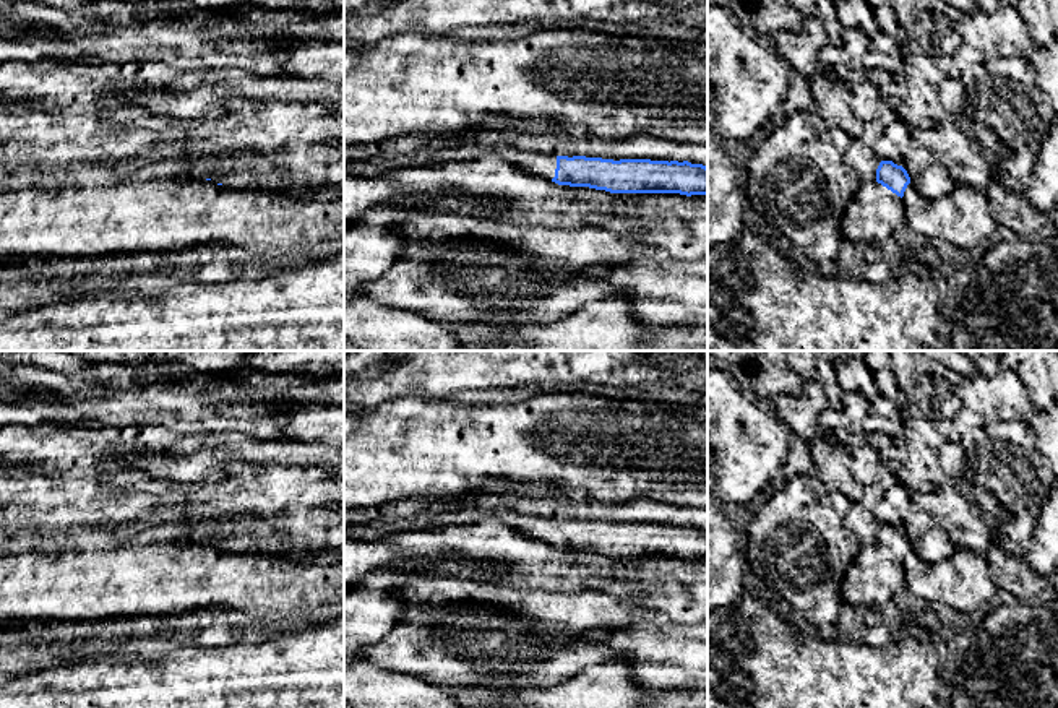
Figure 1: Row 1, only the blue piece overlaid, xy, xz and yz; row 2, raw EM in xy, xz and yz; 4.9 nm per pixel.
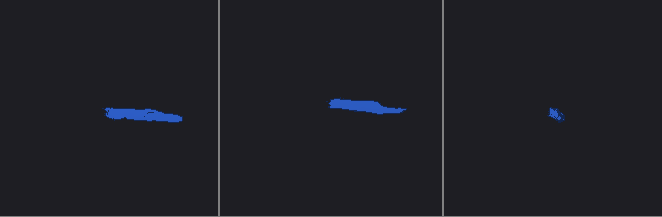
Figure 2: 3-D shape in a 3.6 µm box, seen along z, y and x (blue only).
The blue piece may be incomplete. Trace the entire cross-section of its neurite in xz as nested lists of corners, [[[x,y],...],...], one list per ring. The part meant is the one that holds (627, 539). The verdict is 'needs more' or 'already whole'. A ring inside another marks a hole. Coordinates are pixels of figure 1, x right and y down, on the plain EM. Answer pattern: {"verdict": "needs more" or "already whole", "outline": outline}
{"verdict": "needs more", "outline": [[[505,507],[490,513],[521,536],[558,549],[589,550],[610,557],[707,559],[707,531],[688,525],[568,521]]]}

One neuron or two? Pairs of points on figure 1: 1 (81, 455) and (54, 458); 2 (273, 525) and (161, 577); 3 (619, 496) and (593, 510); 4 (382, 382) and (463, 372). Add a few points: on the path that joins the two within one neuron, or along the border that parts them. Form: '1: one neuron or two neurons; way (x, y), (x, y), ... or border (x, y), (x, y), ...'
1: one neuron; way (75, 455), (60, 455)
2: two neurons; border (224, 548), (262, 551)
3: two neurons; border (645, 499), (620, 504), (586, 502)
4: one neuron; way (401, 375), (411, 372), (443, 372)

